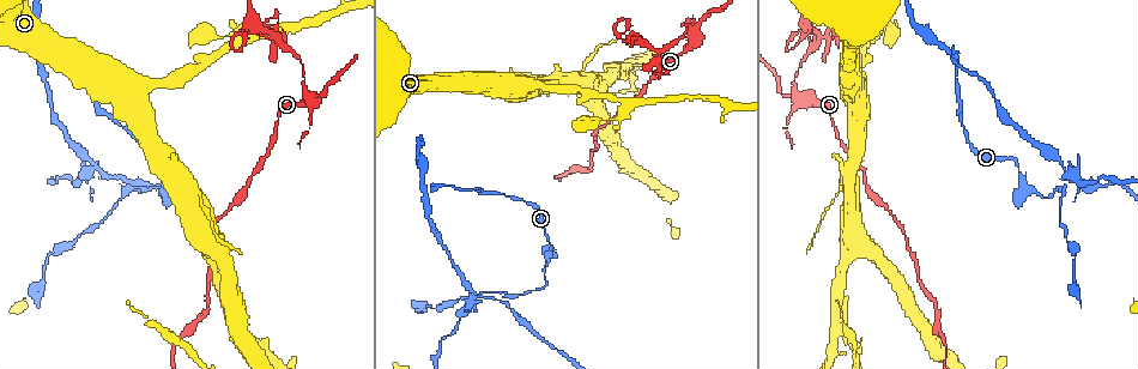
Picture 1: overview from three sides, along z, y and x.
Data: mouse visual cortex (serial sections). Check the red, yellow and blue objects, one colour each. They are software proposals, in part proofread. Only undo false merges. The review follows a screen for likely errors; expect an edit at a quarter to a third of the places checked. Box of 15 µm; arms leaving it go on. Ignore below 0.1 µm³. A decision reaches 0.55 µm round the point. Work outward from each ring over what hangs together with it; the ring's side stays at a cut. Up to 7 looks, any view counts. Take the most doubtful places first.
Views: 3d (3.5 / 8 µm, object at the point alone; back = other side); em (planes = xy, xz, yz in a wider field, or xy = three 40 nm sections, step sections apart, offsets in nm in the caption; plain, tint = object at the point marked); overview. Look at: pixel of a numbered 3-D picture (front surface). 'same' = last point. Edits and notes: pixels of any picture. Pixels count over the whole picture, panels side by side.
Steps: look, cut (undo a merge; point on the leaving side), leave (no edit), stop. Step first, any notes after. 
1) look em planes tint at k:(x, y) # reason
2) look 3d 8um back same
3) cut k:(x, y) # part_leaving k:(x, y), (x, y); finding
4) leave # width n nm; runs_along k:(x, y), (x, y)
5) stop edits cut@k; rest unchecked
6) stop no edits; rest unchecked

look 3d 3.5um back at 1:(796, 96) # a fork

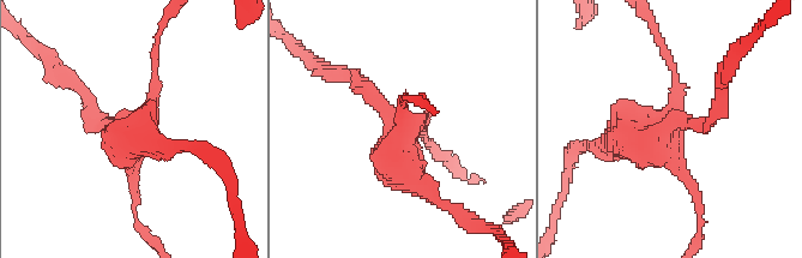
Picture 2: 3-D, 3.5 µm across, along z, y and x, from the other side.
look em xy step 3 tint at 2:(663, 128) # now the EM

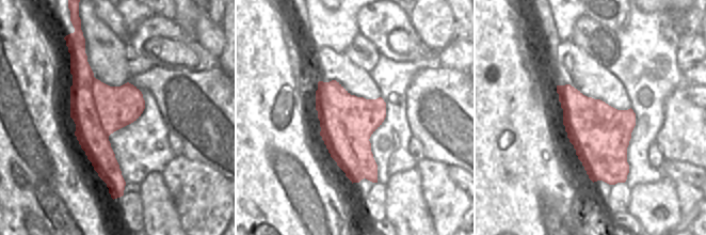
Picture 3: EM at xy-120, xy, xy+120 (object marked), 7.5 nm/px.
cut 2:(671, 66) # border 3:(318, 88), (336, 111), (365, 177); two cells meet here

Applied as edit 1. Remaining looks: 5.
look overview # redraw

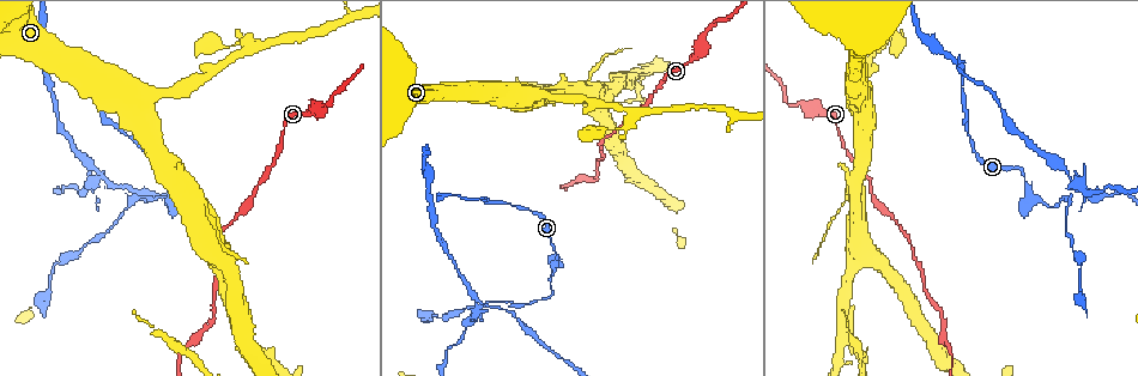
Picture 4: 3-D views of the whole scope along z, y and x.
look 3d 3.5um at 4:(1019, 167) # abrupt turn

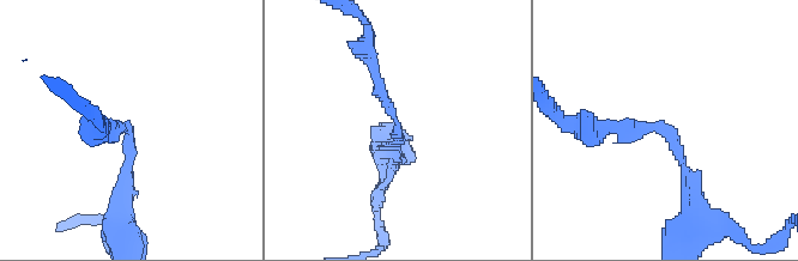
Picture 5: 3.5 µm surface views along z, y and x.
look em xy step 2 plain at 5:(398, 122)

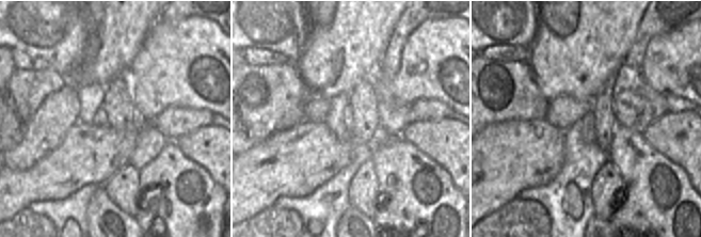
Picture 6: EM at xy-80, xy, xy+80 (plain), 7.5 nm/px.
look em xy step 2 tint same

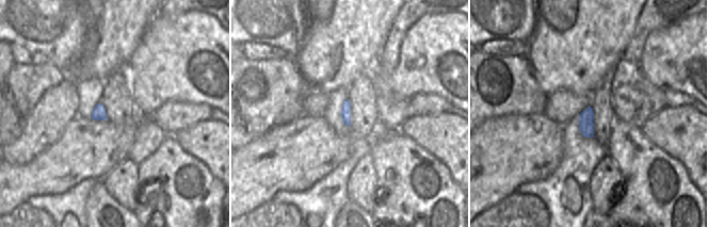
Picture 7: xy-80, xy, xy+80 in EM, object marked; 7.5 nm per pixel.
leave # width 80 nm; runs_along 5:(590, 131), (664, 127), (694, 198); all the same cell

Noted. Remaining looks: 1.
stop edits cut@2; rest unchecked

